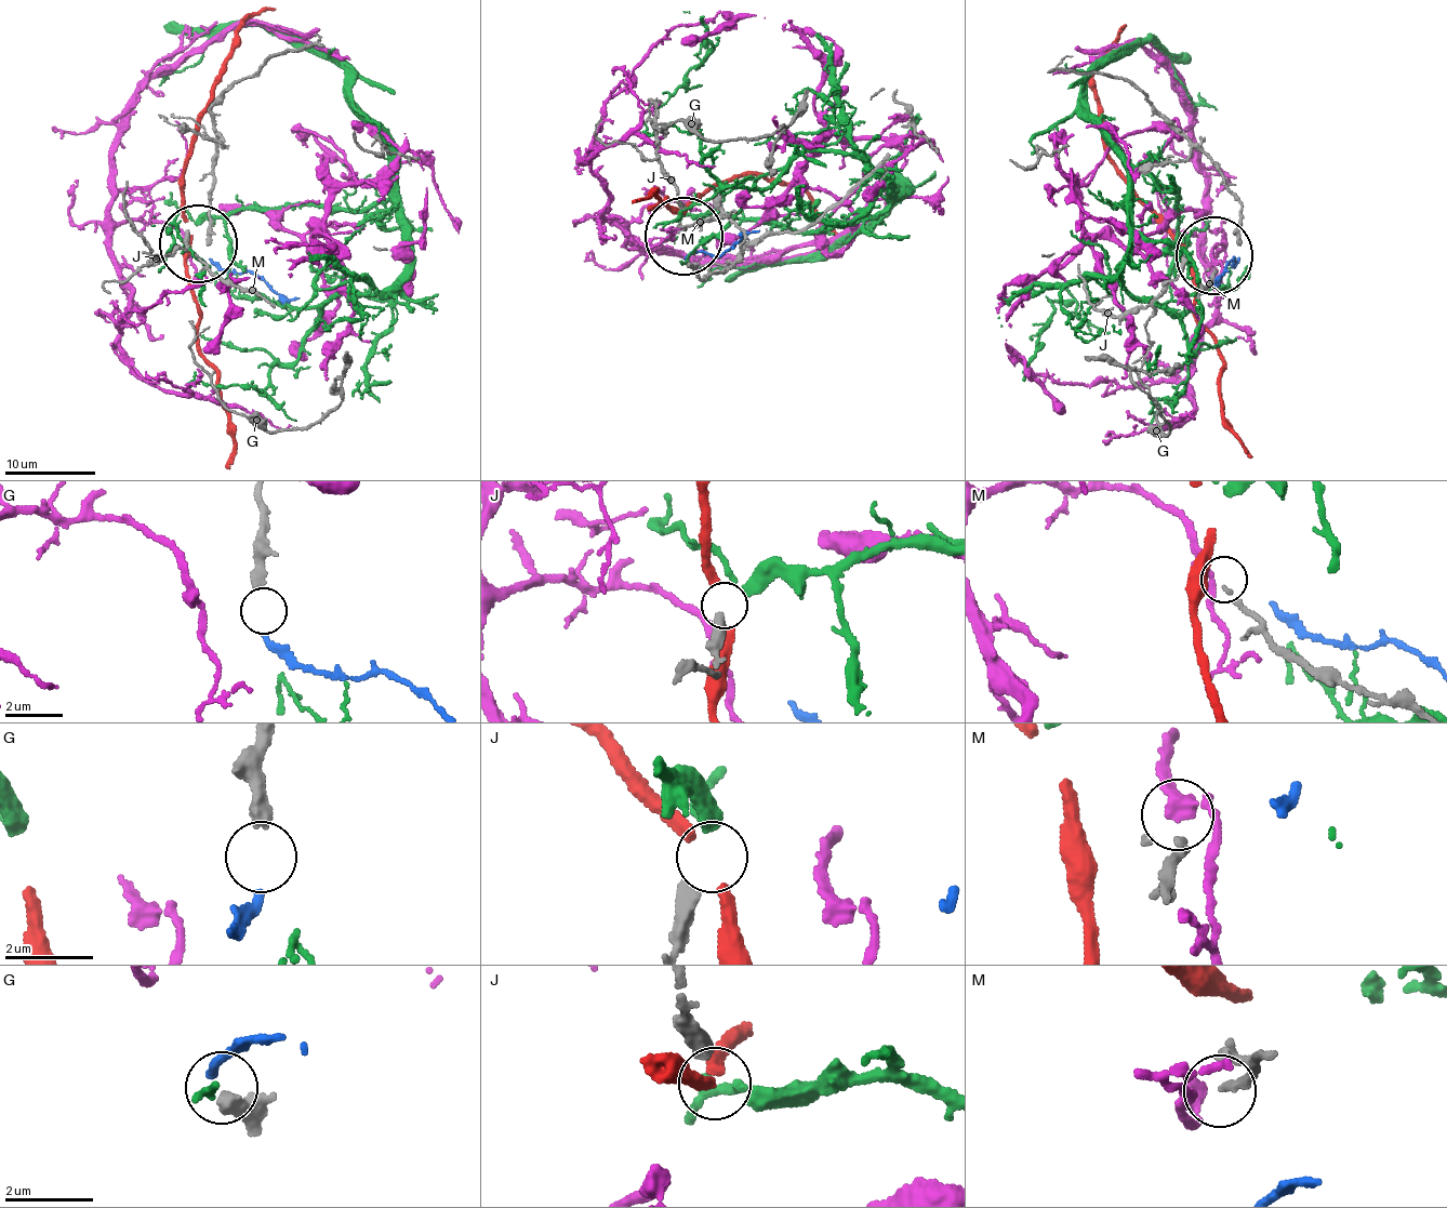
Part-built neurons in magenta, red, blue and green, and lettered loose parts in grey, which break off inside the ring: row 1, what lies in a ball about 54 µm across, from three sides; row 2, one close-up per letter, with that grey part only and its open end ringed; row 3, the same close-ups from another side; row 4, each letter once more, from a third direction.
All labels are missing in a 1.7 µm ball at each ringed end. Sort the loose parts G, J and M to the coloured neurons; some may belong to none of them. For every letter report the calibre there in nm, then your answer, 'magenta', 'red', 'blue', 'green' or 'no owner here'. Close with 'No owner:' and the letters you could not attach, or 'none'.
G: 360 nm | blue
J: 400 nm | green
M: 180 nm | magenta
No owner: none

